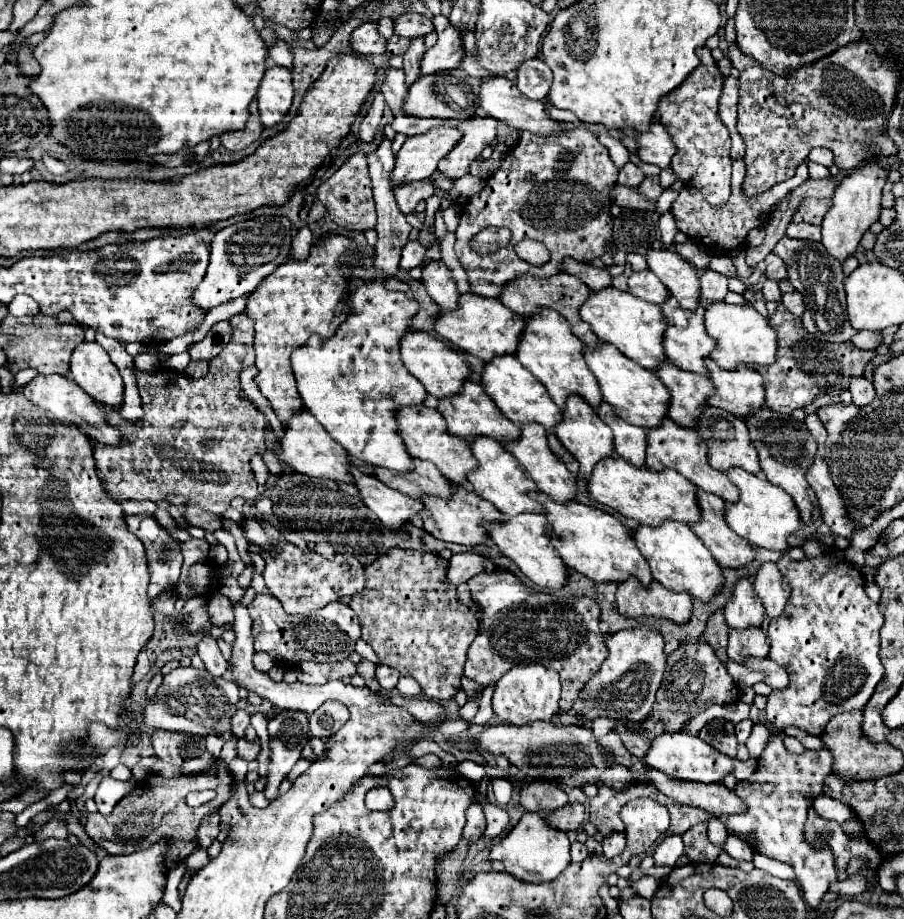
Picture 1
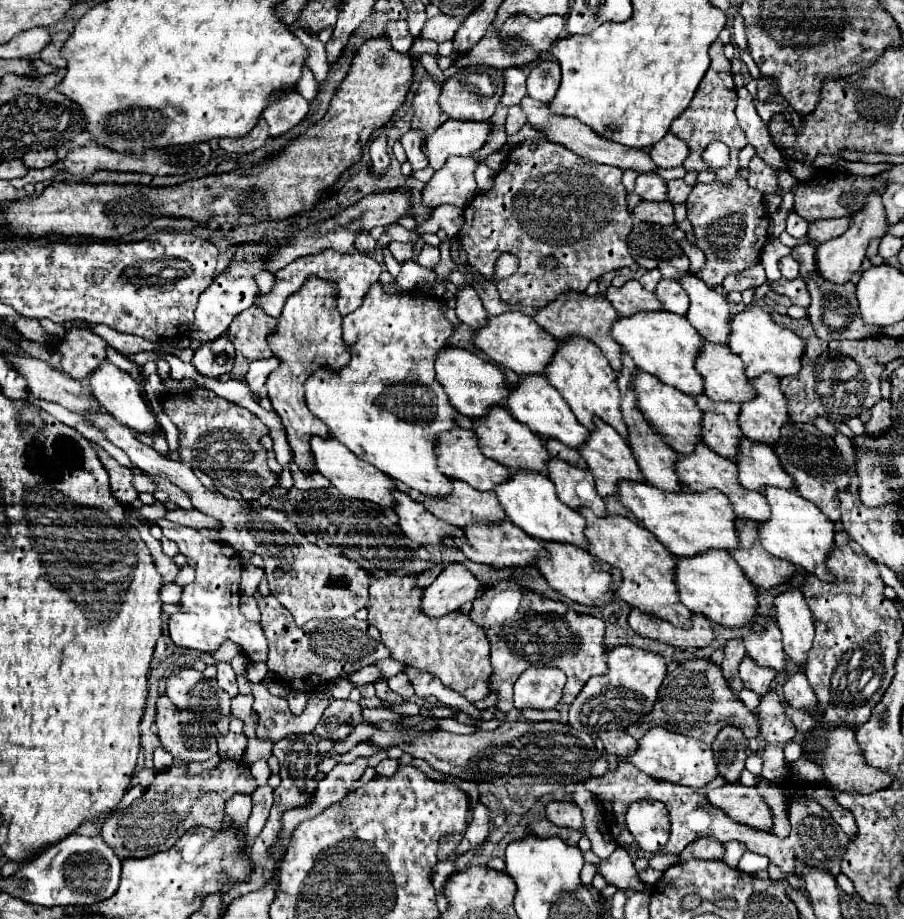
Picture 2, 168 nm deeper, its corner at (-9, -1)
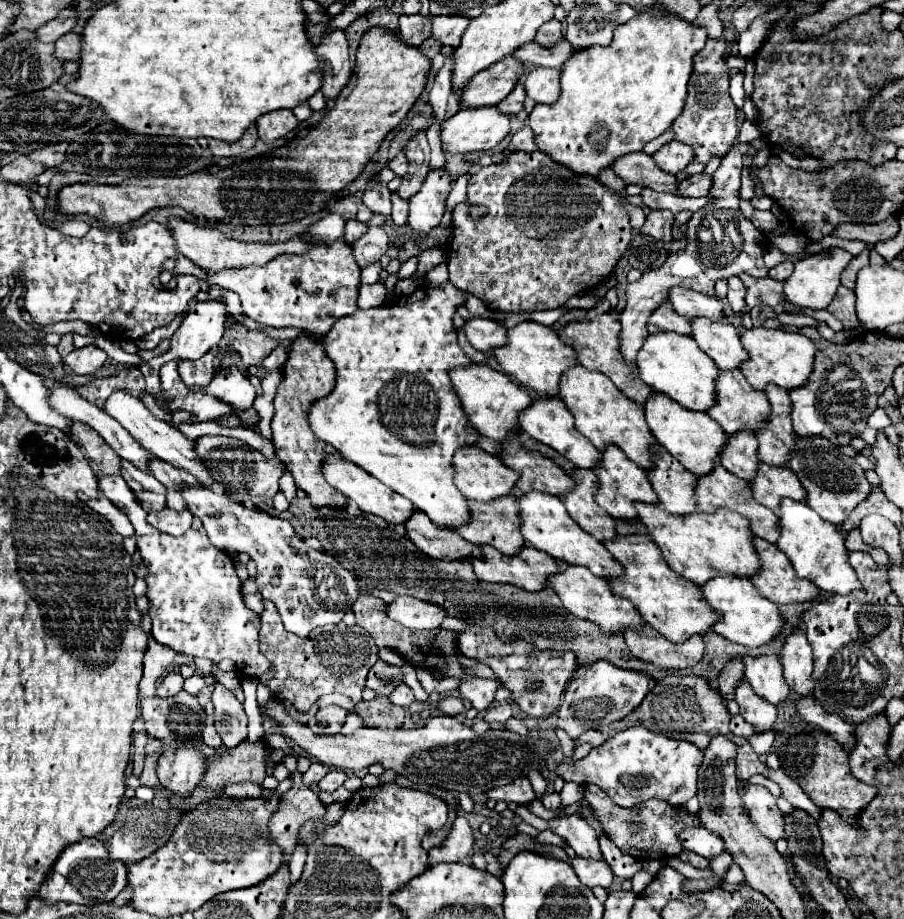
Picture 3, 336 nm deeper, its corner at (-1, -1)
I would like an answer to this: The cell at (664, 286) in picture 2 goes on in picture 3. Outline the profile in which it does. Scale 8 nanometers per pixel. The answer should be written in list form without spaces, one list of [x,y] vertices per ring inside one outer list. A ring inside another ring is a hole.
[[[672,288],[670,302],[676,306],[676,312],[684,318],[704,316],[714,322],[720,318],[726,318],[726,306],[716,296],[706,296],[694,290],[686,290],[686,288]]]

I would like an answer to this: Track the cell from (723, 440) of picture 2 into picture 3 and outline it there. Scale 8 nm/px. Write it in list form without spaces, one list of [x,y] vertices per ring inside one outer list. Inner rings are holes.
[[[744,432],[744,434],[736,434],[736,438],[728,436],[728,446],[726,452],[720,454],[720,464],[730,470],[734,476],[752,482],[760,460],[758,460],[758,440],[752,432]]]

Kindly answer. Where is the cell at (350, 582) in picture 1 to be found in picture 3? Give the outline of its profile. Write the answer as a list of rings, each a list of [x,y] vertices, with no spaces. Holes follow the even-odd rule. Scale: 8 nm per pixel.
[[[188,486],[182,490],[182,496],[188,502],[188,510],[202,520],[216,548],[236,548],[236,552],[246,552],[258,562],[258,592],[276,604],[286,632],[306,638],[314,628],[338,624],[356,602],[358,580],[342,568],[336,558],[308,548],[288,520],[274,518],[266,512],[254,512],[236,504],[230,496],[216,494],[202,486]]]

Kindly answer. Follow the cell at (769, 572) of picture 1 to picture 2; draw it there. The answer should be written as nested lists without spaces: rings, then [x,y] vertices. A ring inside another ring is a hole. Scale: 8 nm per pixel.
[[[790,588],[774,598],[776,622],[782,632],[784,652],[792,658],[794,664],[806,660],[806,652],[812,646],[814,622],[812,614],[804,602],[804,596],[798,588]]]

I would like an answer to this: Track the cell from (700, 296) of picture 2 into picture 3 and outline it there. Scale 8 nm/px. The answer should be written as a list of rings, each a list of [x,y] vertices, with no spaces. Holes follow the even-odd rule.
[[[692,318],[692,338],[698,342],[698,346],[716,362],[720,370],[738,370],[746,360],[748,352],[742,348],[740,336],[736,328],[724,320],[724,322],[708,322],[708,318]]]

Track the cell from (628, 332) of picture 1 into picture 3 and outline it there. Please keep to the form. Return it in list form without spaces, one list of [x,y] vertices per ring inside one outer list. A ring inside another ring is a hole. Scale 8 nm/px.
[[[672,332],[650,334],[650,338],[646,338],[644,346],[640,348],[636,364],[640,370],[640,378],[648,386],[652,386],[660,394],[666,394],[682,408],[694,412],[708,412],[716,404],[718,368],[714,366],[714,360],[698,348],[694,338]]]

